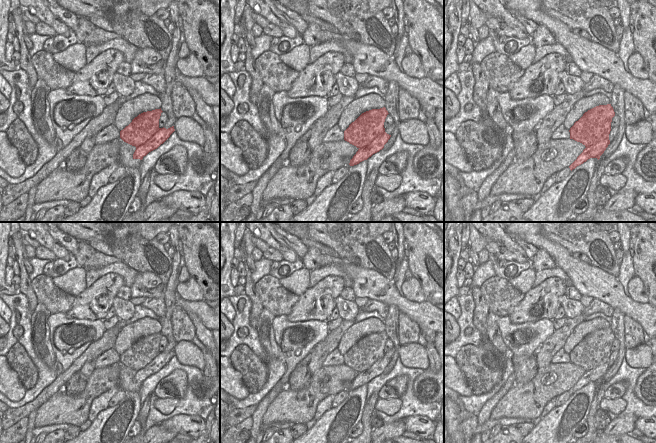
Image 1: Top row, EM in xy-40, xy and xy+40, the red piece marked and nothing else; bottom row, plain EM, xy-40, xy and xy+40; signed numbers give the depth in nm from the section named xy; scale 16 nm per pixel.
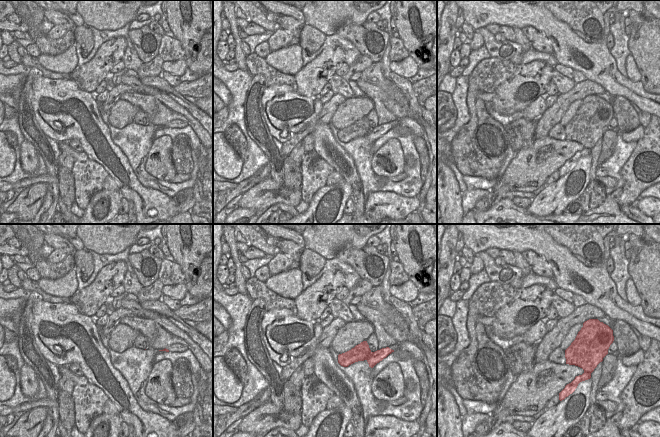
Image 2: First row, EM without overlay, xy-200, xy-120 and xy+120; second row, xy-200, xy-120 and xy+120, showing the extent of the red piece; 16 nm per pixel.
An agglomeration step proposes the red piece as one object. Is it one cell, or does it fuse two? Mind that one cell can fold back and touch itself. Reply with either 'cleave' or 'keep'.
cleave

